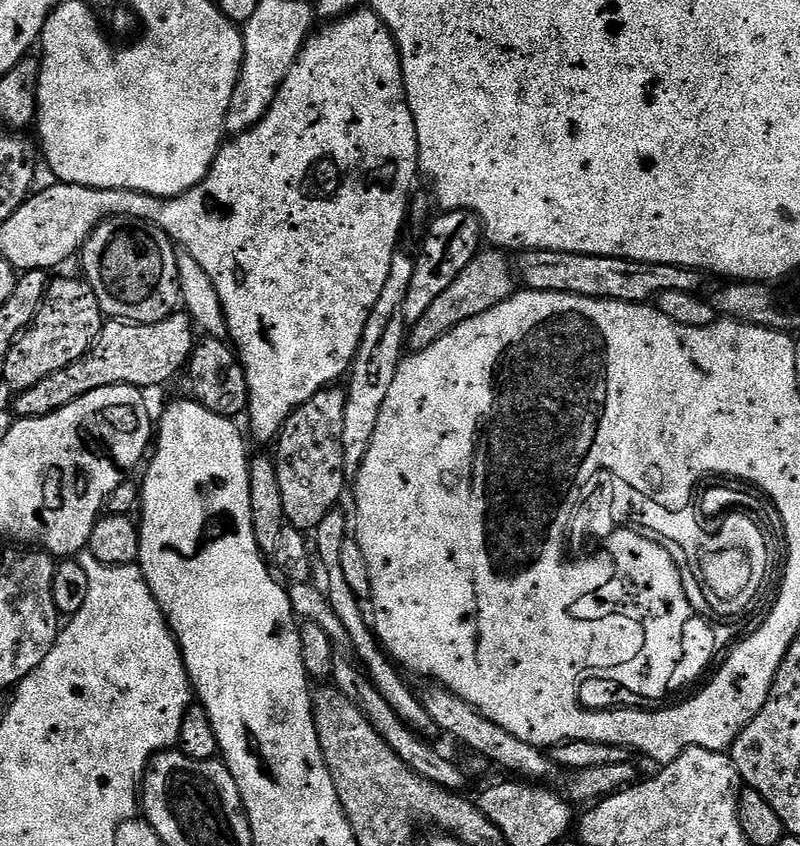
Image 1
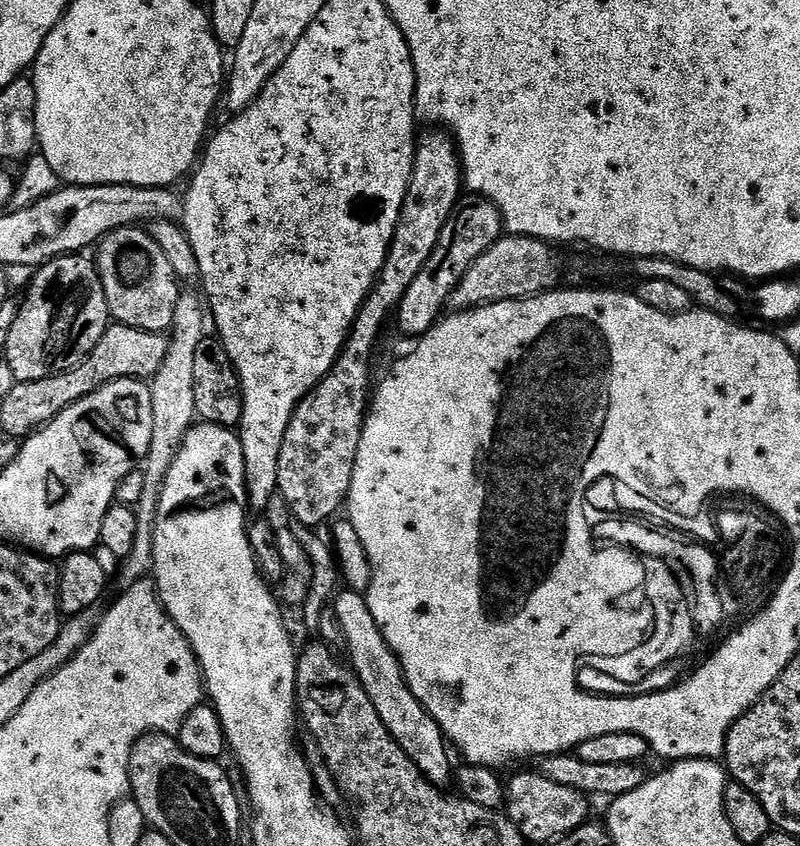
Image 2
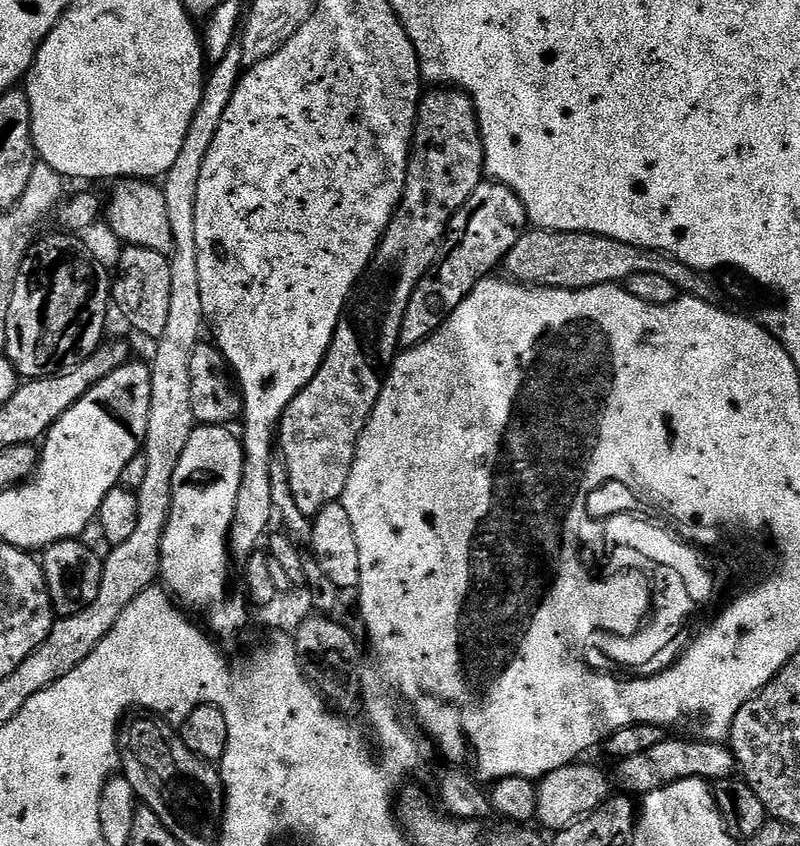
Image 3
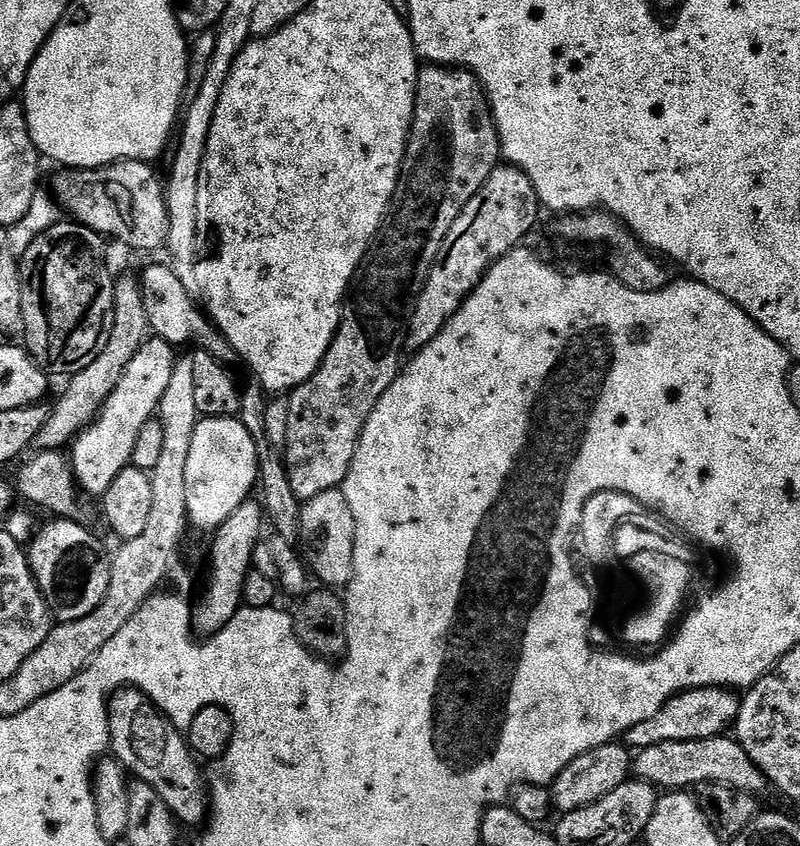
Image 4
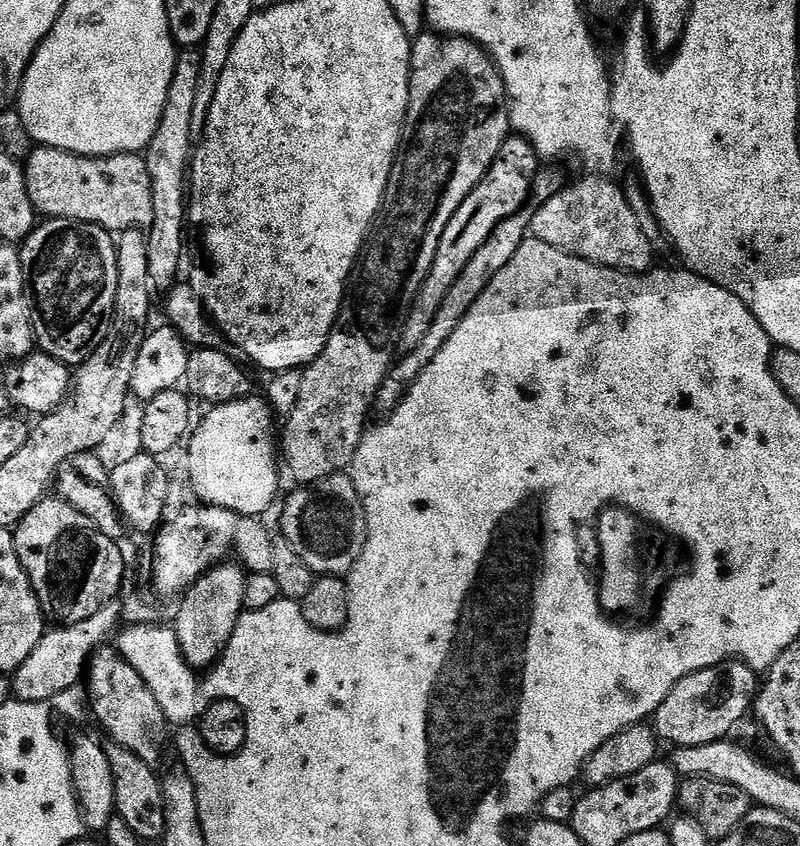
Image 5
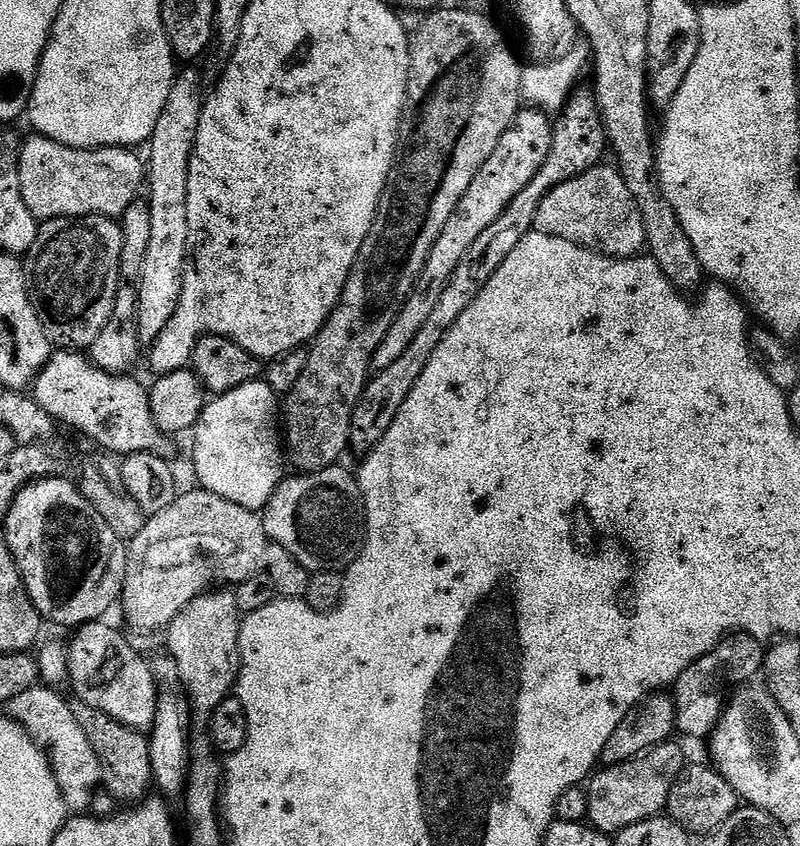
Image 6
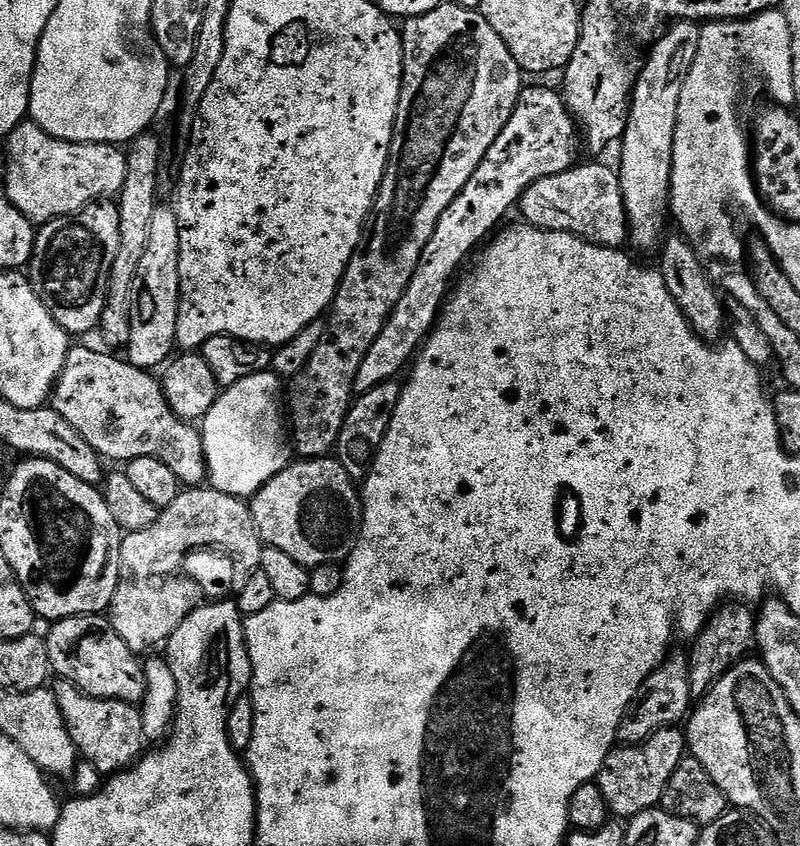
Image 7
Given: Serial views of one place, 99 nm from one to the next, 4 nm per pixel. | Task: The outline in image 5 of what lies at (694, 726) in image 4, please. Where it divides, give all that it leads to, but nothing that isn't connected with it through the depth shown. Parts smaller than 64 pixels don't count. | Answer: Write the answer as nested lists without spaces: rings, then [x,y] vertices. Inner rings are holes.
[[[727,660],[718,668],[698,670],[694,674],[686,674],[682,682],[670,690],[670,694],[658,706],[655,716],[651,717],[650,723],[657,737],[661,741],[669,740],[676,748],[689,748],[690,746],[702,746],[710,742],[727,740],[733,734],[732,731],[740,724],[744,715],[751,713],[758,691],[758,673],[749,664],[742,664],[739,660]]]

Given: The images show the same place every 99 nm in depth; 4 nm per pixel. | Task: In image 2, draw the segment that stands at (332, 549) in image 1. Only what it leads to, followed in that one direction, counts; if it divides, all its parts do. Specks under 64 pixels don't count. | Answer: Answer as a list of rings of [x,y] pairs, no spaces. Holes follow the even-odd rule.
[[[346,588],[335,595],[332,607],[339,625],[342,626],[346,653],[348,652],[351,658],[350,666],[362,682],[366,694],[370,694],[371,702],[378,710],[383,725],[433,785],[439,788],[449,787],[448,784],[452,784],[454,780],[454,767],[452,768],[448,752],[448,739],[441,730],[440,723],[413,694],[404,677],[400,659],[385,642],[381,628],[370,613],[367,597],[363,593]]]

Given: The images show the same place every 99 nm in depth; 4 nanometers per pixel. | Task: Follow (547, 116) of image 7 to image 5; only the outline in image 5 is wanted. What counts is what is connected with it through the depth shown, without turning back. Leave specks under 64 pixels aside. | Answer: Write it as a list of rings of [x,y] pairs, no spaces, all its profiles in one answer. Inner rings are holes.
[[[519,134],[509,135],[498,158],[492,163],[482,182],[478,182],[476,189],[468,195],[466,202],[458,206],[454,218],[450,218],[450,226],[446,226],[442,234],[442,242],[438,242],[438,250],[430,266],[430,274],[426,274],[426,282],[422,282],[408,319],[400,329],[398,348],[401,353],[414,350],[414,346],[422,340],[422,334],[426,334],[427,327],[434,320],[434,314],[438,312],[438,306],[442,306],[442,298],[446,298],[450,286],[454,286],[458,274],[466,270],[466,262],[470,262],[470,258],[474,258],[482,242],[490,238],[494,226],[498,226],[498,222],[514,214],[525,211],[532,195],[532,180],[536,177],[537,171],[538,157],[530,141]]]

